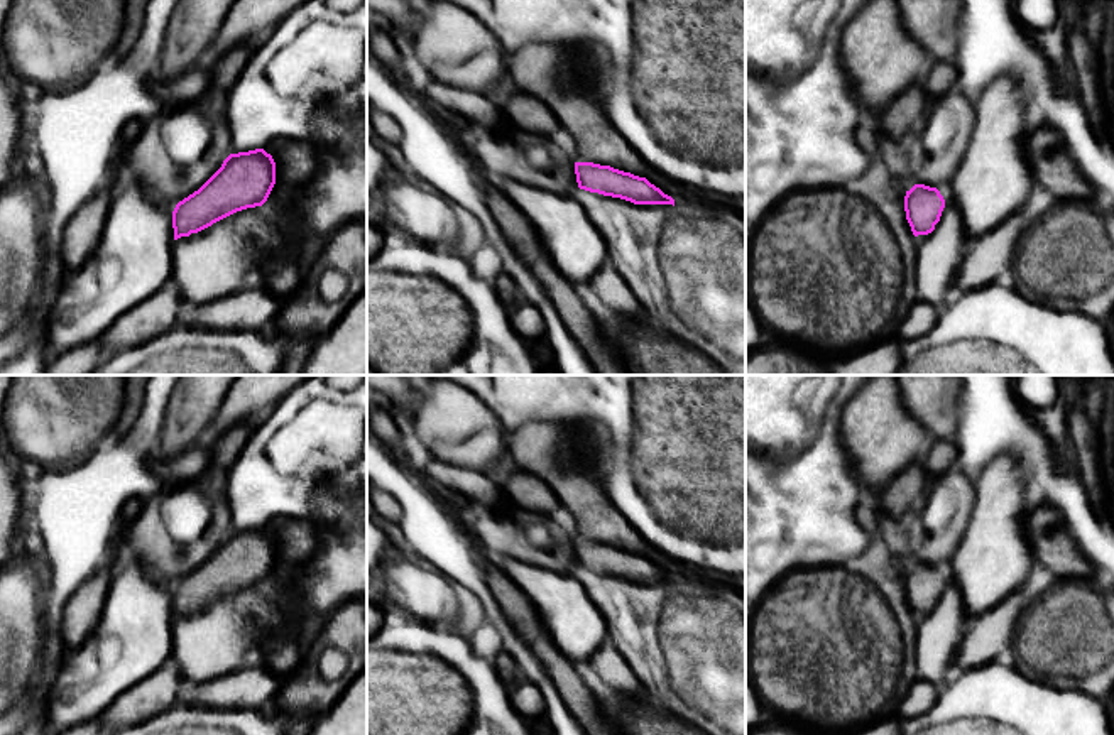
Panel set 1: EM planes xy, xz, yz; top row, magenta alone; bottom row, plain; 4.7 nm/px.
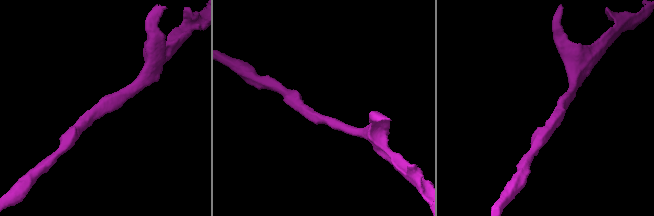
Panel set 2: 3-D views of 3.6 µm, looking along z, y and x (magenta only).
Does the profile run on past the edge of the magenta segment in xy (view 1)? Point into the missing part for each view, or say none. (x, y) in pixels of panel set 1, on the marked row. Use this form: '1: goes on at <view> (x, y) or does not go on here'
1: does not go on here

